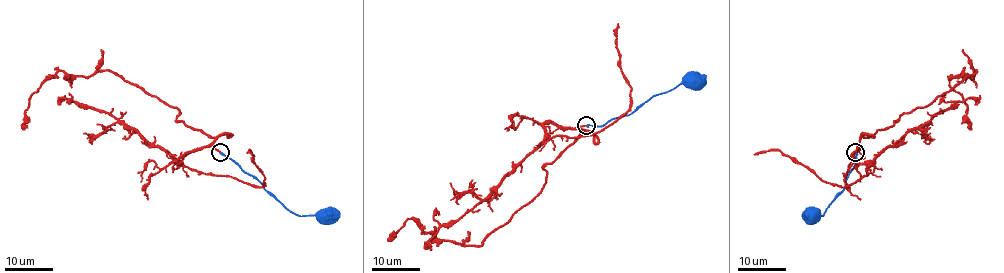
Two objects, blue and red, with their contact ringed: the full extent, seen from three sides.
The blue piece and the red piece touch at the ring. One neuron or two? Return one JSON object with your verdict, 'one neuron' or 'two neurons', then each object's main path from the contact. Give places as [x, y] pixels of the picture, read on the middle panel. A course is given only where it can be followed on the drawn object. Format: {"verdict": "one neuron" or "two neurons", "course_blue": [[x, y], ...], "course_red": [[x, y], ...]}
{"verdict": "two neurons", "course_blue": [[587, 125], [604, 126], [613, 119], [629, 115], [653, 96], [681, 83], [695, 86], [697, 82]], "course_red": [[587, 125], [543, 167], [543, 189], [481, 245], [437, 241], [412, 219], [390, 241]]}

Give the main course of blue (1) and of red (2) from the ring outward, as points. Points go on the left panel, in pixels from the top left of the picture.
1: (220, 153), (252, 174), (292, 212), (330, 217)
2: (220, 151), (216, 138), (176, 119), (176, 108), (96, 70), (45, 80), (30, 97), (23, 130)

